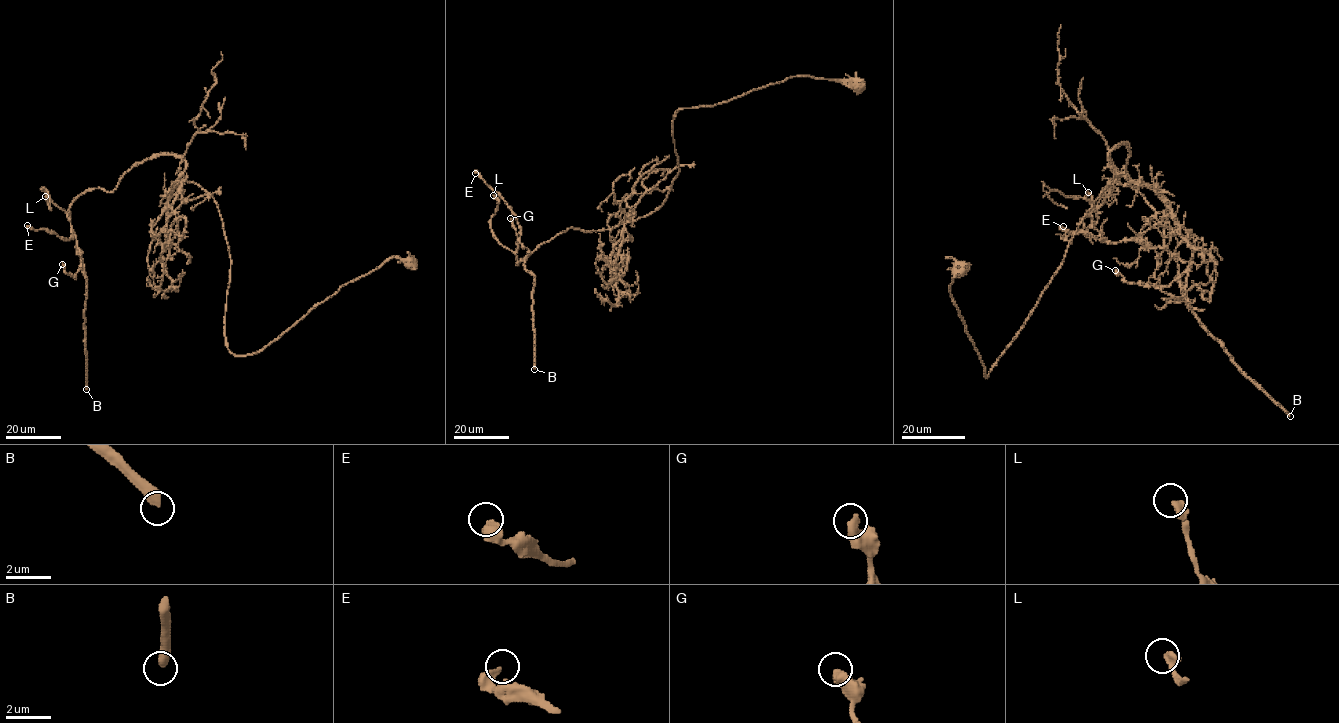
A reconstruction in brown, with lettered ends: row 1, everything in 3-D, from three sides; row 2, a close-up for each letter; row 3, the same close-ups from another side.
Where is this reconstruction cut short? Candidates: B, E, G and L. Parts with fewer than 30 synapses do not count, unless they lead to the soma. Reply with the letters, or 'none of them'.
B

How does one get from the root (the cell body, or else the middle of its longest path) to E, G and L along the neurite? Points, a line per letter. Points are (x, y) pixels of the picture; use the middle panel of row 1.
E: (857, 85), (794, 76), (678, 110), (660, 206), (570, 228), (517, 262), (517, 217), (475, 173)
G: (857, 85), (794, 76), (678, 110), (660, 206), (570, 228), (517, 265), (529, 251), (510, 218)
L: (857, 85), (794, 76), (678, 110), (660, 206), (570, 228), (520, 261), (493, 233), (493, 195)

